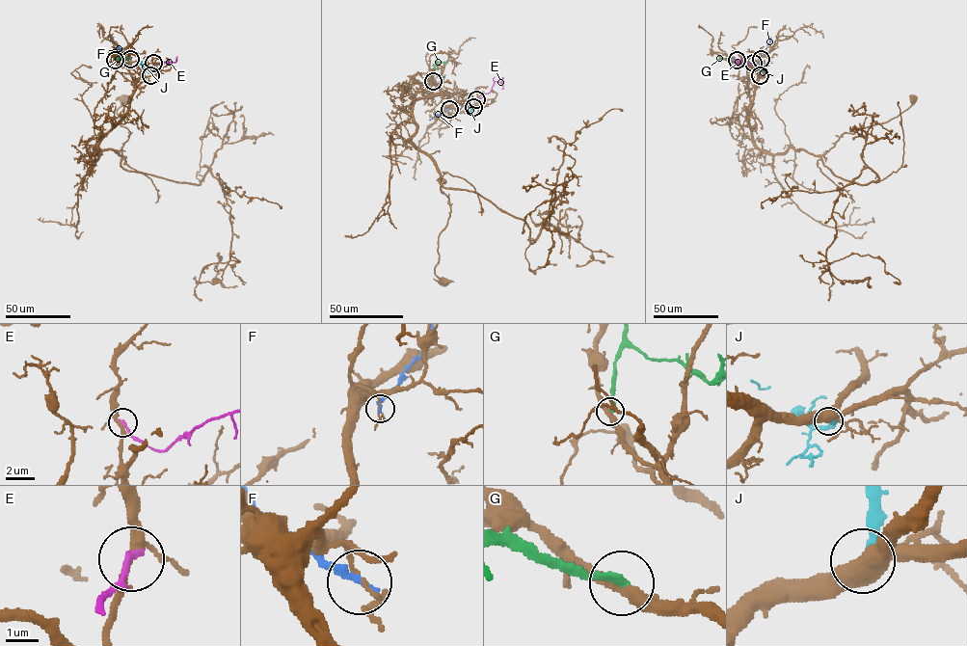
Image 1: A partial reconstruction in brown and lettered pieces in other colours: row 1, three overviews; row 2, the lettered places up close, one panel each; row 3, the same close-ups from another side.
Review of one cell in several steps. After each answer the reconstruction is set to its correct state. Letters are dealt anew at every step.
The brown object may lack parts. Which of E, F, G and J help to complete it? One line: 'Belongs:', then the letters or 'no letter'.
Belongs: J

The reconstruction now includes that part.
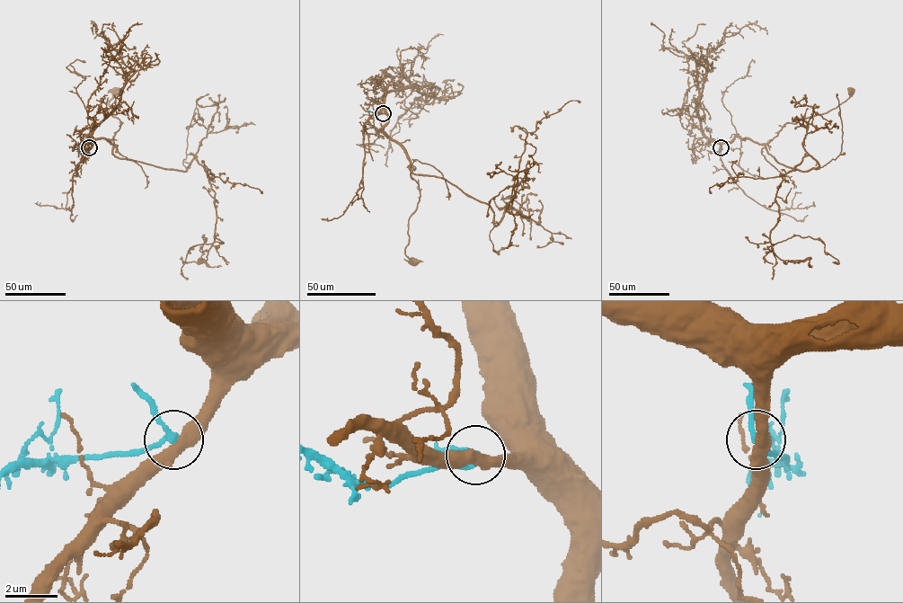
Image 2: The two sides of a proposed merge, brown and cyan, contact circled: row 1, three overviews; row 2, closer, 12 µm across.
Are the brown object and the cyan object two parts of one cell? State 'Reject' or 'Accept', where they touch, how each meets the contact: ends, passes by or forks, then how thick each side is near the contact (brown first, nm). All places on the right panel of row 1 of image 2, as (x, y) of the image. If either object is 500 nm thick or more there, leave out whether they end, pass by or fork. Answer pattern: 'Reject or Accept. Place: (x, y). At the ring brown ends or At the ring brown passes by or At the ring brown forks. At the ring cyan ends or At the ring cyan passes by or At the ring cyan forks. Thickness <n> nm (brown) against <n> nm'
Accept. Place: (721, 147). At the ring brown passes by. At the ring cyan passes by. Thickness 480 nm (brown) against 190 nm

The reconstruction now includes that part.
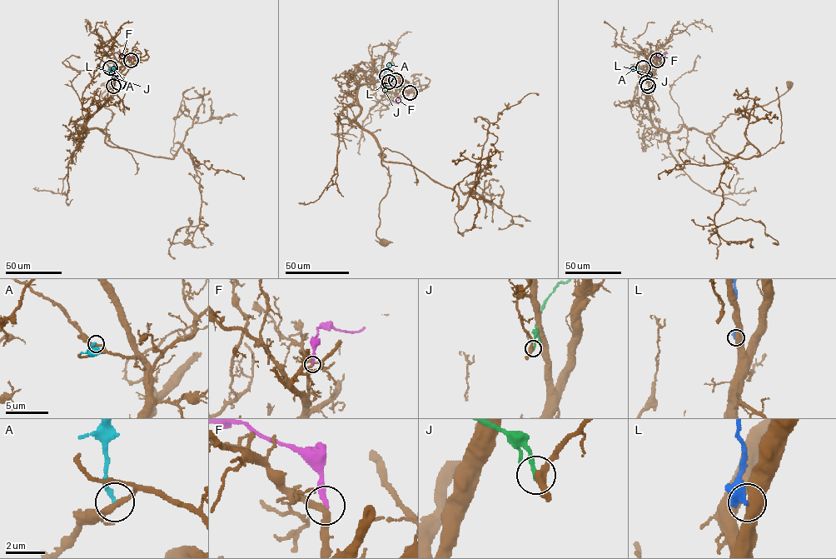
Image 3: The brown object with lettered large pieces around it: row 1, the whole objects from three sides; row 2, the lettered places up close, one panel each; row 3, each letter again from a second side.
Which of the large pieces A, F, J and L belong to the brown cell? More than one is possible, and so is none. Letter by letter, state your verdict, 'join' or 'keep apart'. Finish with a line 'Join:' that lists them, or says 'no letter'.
A: keep apart
F: keep apart
J: keep apart
L: keep apart
Join: no letter

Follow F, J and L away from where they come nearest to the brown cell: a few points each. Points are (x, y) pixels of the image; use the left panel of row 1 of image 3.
F: (131, 60), (116, 52)
J: (118, 82), (108, 68)
L: (113, 86), (112, 73), (108, 69)

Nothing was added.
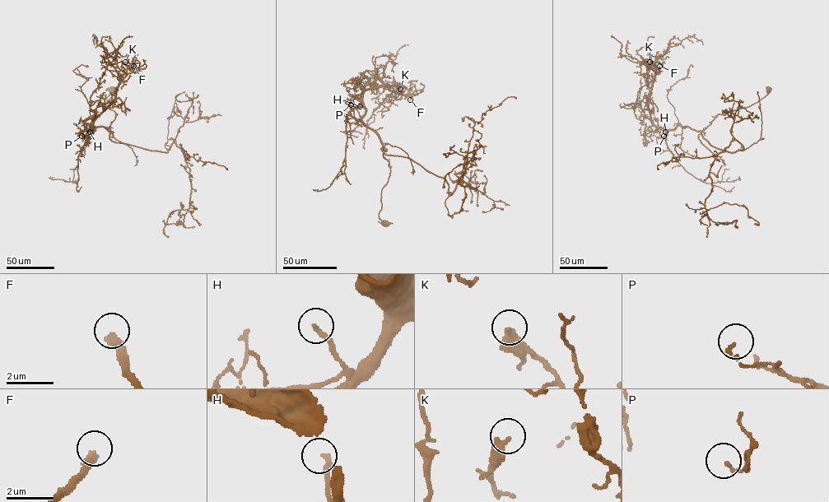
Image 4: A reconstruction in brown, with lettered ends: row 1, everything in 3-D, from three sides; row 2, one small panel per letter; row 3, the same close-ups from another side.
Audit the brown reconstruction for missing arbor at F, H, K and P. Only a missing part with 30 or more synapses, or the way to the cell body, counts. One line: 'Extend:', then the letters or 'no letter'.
Extend: F

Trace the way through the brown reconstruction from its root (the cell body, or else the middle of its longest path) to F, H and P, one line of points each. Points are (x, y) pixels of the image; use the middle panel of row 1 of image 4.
F: (385, 223), (379, 213), (389, 165), (380, 137), (360, 120), (362, 94), (387, 86), (412, 93), (410, 99)
H: (385, 223), (379, 213), (389, 163), (384, 156), (380, 137), (360, 120), (365, 109), (360, 106)
P: (385, 223), (379, 213), (389, 163), (384, 156), (380, 137), (360, 120), (365, 109), (351, 104)

